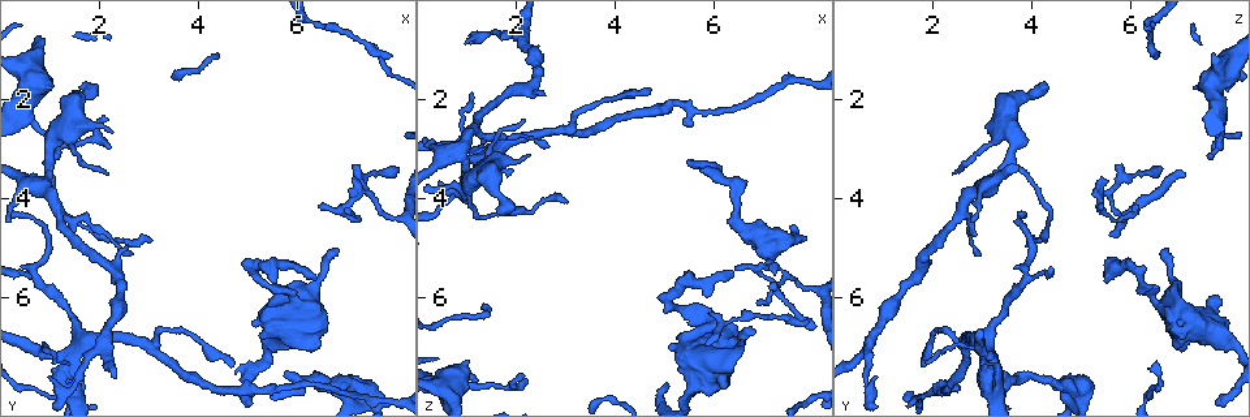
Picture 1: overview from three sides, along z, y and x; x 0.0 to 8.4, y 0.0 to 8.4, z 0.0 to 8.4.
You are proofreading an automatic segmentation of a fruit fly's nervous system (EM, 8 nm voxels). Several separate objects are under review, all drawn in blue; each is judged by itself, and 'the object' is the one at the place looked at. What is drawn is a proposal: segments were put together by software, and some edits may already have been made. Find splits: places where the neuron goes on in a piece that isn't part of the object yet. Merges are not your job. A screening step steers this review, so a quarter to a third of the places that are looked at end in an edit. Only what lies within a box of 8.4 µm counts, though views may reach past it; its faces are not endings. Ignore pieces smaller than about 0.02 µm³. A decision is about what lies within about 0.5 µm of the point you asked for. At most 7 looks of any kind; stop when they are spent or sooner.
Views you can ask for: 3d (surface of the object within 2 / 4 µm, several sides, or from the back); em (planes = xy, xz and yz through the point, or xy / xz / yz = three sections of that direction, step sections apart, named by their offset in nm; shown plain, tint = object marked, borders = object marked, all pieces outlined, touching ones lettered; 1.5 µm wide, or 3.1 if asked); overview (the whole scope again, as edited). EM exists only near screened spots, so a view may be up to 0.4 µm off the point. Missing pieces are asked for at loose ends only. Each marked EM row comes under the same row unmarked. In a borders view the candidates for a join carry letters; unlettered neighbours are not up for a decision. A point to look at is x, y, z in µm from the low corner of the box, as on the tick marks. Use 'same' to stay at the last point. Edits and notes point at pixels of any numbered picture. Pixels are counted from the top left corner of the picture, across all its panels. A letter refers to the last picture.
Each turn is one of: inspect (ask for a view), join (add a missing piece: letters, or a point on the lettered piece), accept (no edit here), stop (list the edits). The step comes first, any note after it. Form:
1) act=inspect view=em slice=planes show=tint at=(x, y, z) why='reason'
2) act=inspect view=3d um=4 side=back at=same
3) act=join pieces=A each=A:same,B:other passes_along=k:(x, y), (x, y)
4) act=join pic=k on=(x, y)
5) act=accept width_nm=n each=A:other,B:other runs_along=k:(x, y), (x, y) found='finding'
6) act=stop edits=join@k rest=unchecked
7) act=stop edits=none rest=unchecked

act=inspect view=3d um=2 at=(1.65, 1.60, 4.30) why='an open end'

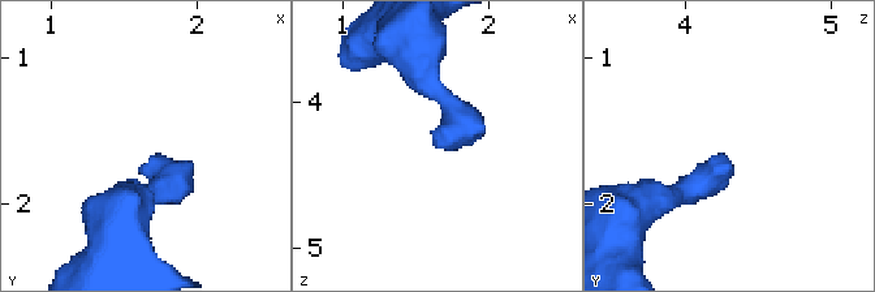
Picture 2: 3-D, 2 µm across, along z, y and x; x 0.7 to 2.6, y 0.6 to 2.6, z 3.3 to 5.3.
act=inspect view=em slice=xy step=4 show=borders at=(1.70, 1.66, 4.24) why='need the tissue'

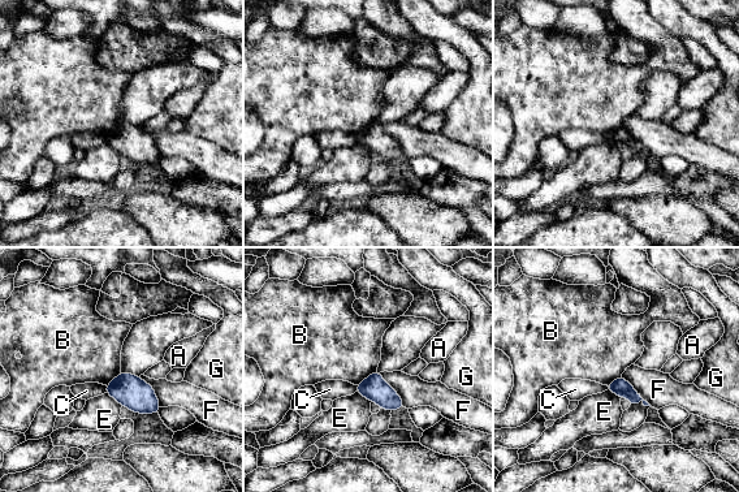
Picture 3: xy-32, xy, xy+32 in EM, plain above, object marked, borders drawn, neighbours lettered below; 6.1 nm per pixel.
act=inspect view=em slice=planes show=borders at=same why='another direction'

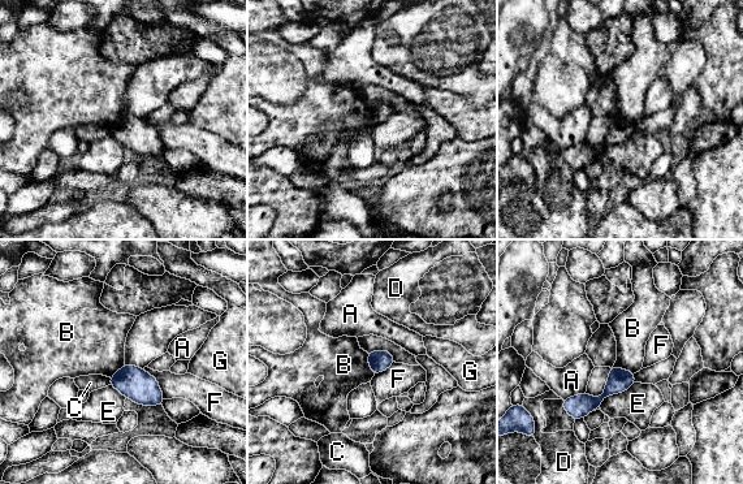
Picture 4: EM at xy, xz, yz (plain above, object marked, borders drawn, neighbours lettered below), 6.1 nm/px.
act=accept width_nm=140 each=A:other,B:other,C:other,D:other,E:other,F:other,G:other runs_along=4:(631, 375), (597, 402), (565, 405) found='none of them fits'

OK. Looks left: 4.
act=inspect view=em slice=planes show=borders at=(1.10, 7.30, 1.90) why='thin end'

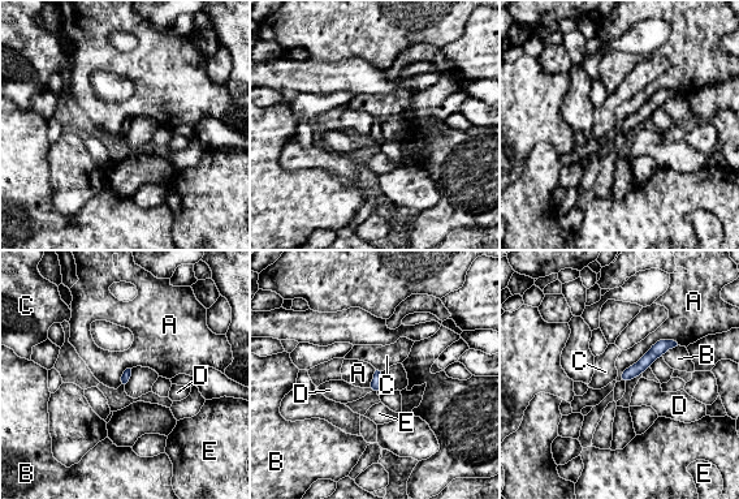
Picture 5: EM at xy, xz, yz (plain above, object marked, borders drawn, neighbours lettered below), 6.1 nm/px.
act=accept width_nm=50 longest_contact=A:440nm each=A:other,B:other,C:other,D:other,E:other found='none of them fits'

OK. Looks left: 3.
act=inspect view=em slice=planes show=borders at=(6.35, 5.70, 5.55) why='branch stops here'

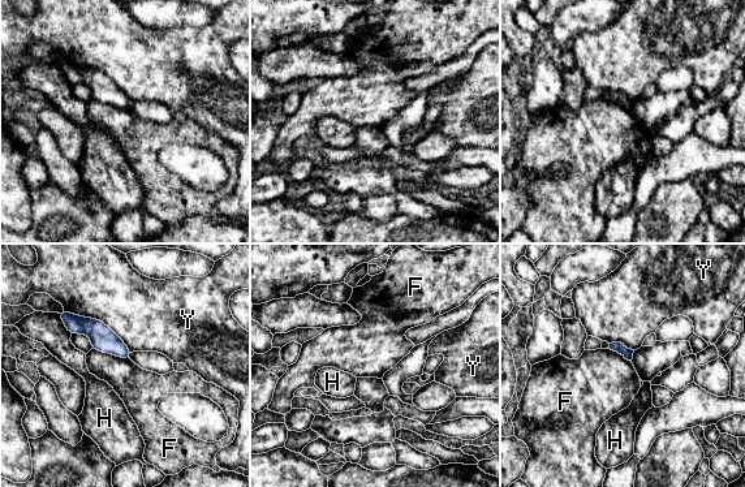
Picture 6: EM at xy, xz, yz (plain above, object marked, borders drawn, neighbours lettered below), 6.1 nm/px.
act=accept longest_contact=Y:500nm each=F:other,H:other,Y:other border=6:(91, 348), (129, 360) found='none of them fits'

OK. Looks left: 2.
act=stop edits=none rest=unchecked

